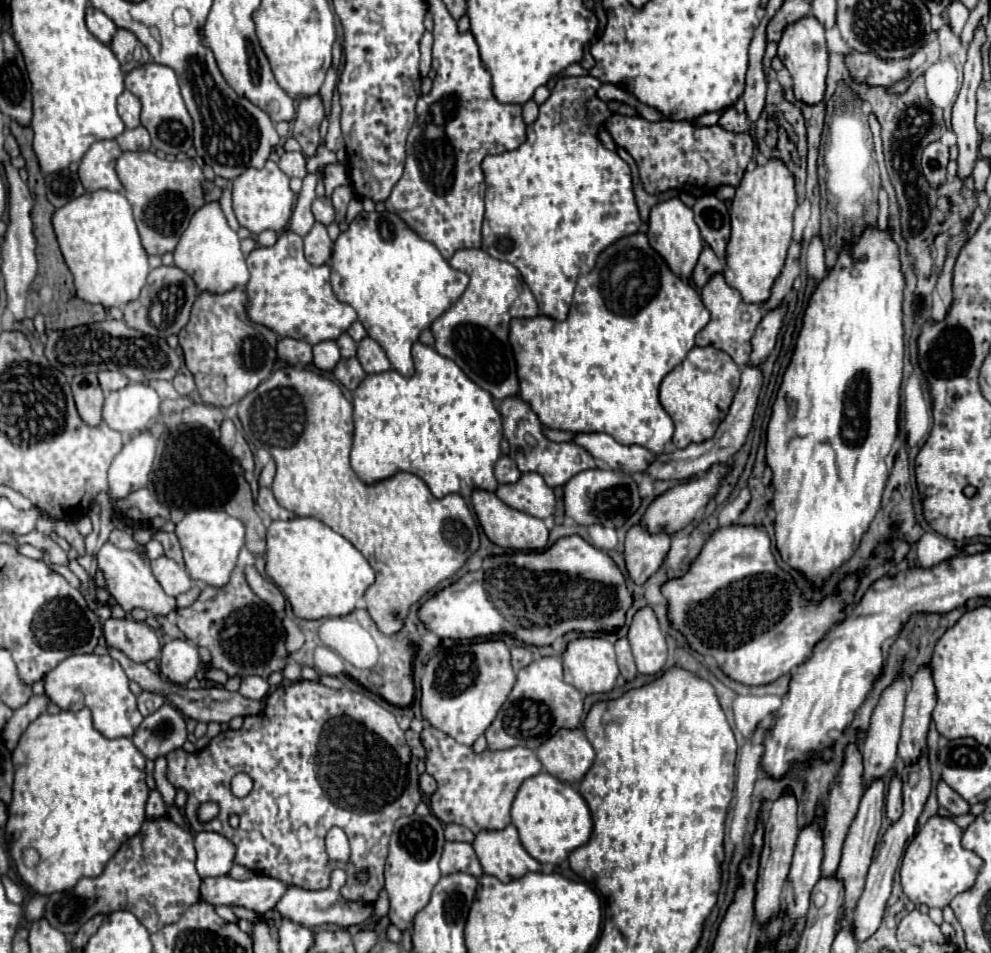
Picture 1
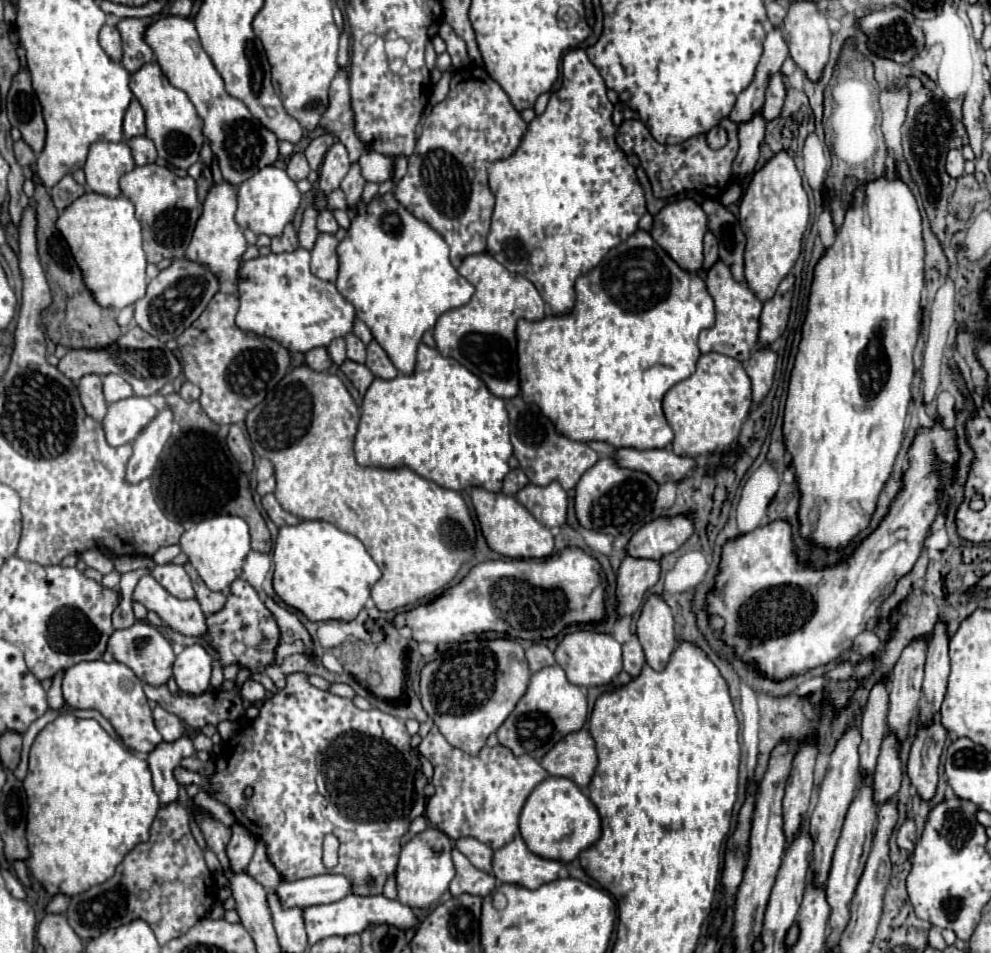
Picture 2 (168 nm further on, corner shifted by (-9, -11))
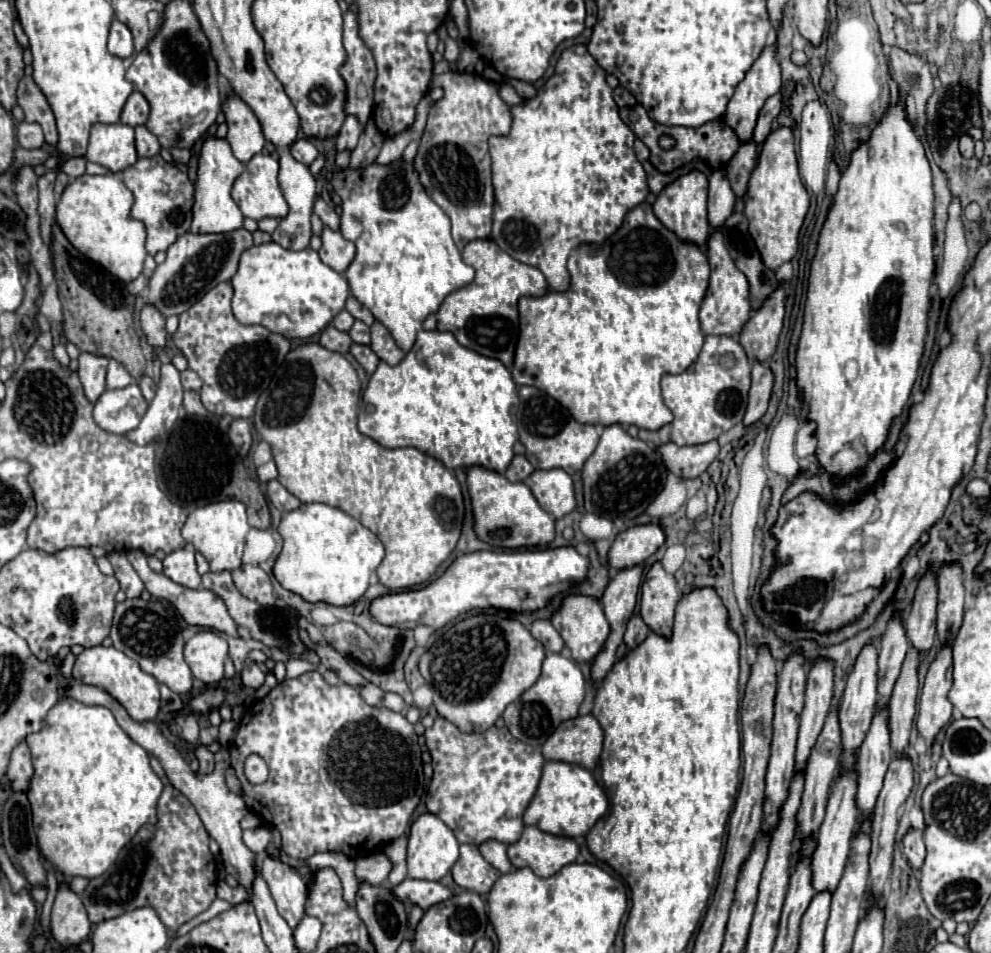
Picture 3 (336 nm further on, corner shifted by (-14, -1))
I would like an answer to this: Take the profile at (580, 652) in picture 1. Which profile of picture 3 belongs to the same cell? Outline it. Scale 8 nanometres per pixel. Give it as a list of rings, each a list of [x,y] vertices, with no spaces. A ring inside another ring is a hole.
[[[571,594],[571,596],[565,596],[561,606],[553,612],[551,616],[551,622],[553,626],[559,630],[559,634],[563,636],[565,640],[565,646],[571,650],[571,656],[573,660],[577,662],[591,662],[599,650],[603,648],[607,636],[609,636],[609,622],[603,614],[603,606],[597,598],[593,596],[583,596],[583,594]]]

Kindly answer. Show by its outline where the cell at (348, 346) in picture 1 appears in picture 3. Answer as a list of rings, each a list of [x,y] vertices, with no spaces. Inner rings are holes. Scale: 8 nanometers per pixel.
[[[355,320],[355,324],[349,330],[349,336],[353,338],[353,342],[357,344],[369,344],[369,326],[363,324],[361,320]]]

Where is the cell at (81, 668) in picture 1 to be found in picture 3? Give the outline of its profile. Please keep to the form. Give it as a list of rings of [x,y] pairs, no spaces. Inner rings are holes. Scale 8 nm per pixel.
[[[113,646],[85,648],[77,656],[77,662],[73,666],[73,678],[107,690],[137,722],[157,718],[157,712],[159,712],[159,684],[157,684],[157,680],[151,674],[143,672],[133,658],[125,656],[121,650],[117,650]]]

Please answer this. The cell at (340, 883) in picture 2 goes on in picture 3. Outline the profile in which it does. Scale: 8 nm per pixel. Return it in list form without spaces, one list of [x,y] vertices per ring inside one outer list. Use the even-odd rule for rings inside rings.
[[[375,852],[375,854],[369,854],[369,856],[357,860],[355,874],[357,874],[357,880],[379,884],[379,882],[387,880],[391,868],[393,868],[393,864],[391,864],[389,856],[385,856],[383,852]]]

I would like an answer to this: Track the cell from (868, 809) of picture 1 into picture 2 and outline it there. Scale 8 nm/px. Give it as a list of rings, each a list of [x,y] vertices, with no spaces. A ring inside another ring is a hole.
[[[886,736],[882,742],[880,758],[878,758],[878,768],[874,772],[874,802],[876,806],[886,804],[892,800],[898,790],[900,790],[900,756],[898,756],[898,742],[894,736]]]

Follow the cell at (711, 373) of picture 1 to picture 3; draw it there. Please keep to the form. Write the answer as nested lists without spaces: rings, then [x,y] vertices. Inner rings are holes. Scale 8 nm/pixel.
[[[707,336],[699,358],[685,372],[681,372],[681,374],[665,374],[661,378],[663,402],[673,412],[673,422],[665,424],[663,428],[653,430],[653,432],[651,430],[641,430],[639,432],[639,438],[647,440],[647,434],[649,434],[649,440],[653,442],[655,448],[659,448],[661,442],[663,442],[655,434],[659,434],[659,436],[661,434],[667,434],[667,442],[675,442],[677,446],[703,444],[703,442],[715,440],[723,432],[731,430],[735,424],[739,424],[743,420],[743,414],[745,414],[745,408],[747,408],[747,392],[749,392],[749,386],[751,386],[751,364],[749,364],[749,358],[747,358],[743,346],[737,340],[733,340],[731,336]]]

